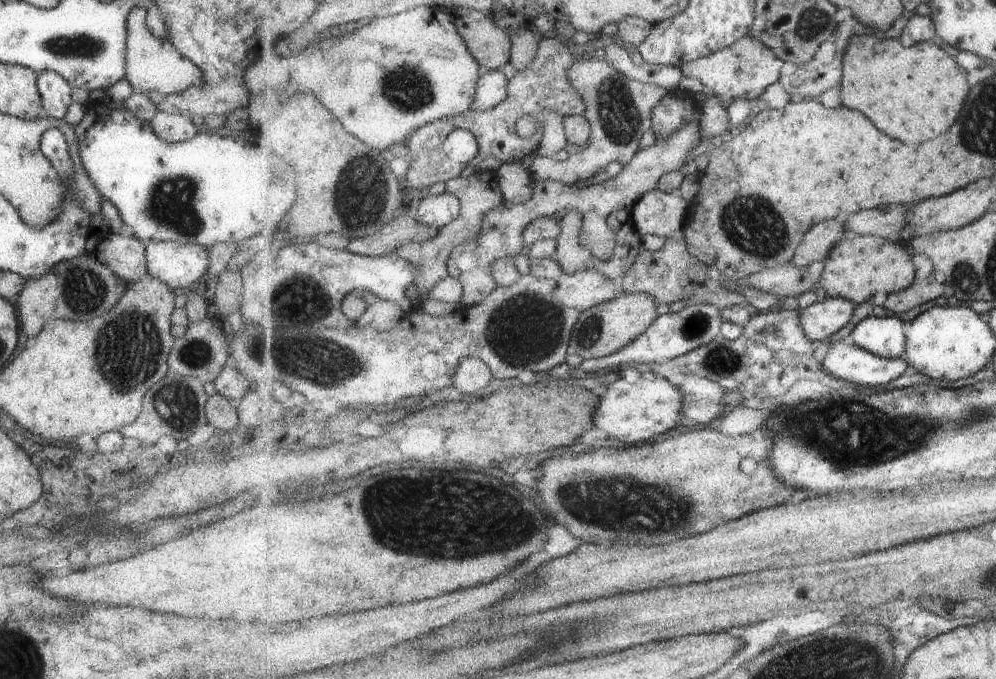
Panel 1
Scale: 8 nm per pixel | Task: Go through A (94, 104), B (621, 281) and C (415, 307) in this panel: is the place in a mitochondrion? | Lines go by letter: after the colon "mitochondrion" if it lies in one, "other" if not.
A: other
B: other
C: other

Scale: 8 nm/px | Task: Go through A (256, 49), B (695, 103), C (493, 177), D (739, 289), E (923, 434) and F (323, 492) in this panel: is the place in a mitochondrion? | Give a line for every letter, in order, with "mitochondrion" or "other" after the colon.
A: other
B: other
C: other
D: other
E: mitochondrion
F: other

